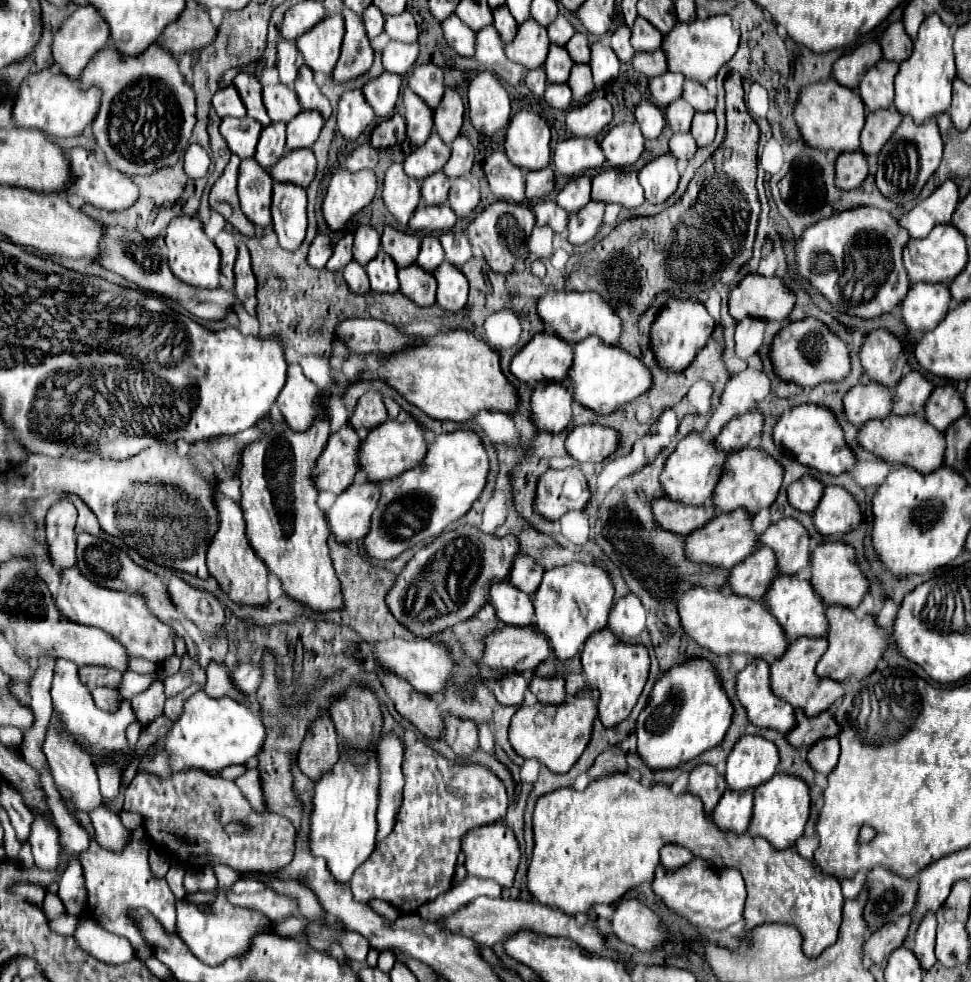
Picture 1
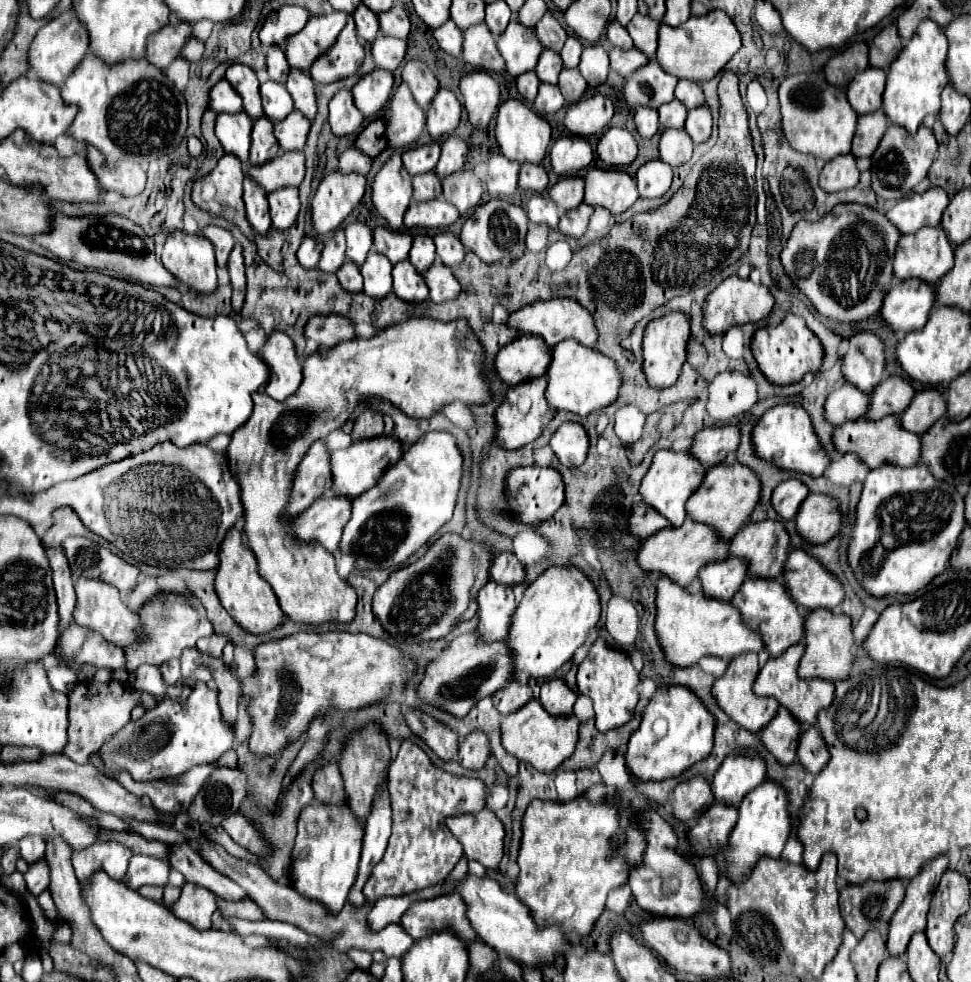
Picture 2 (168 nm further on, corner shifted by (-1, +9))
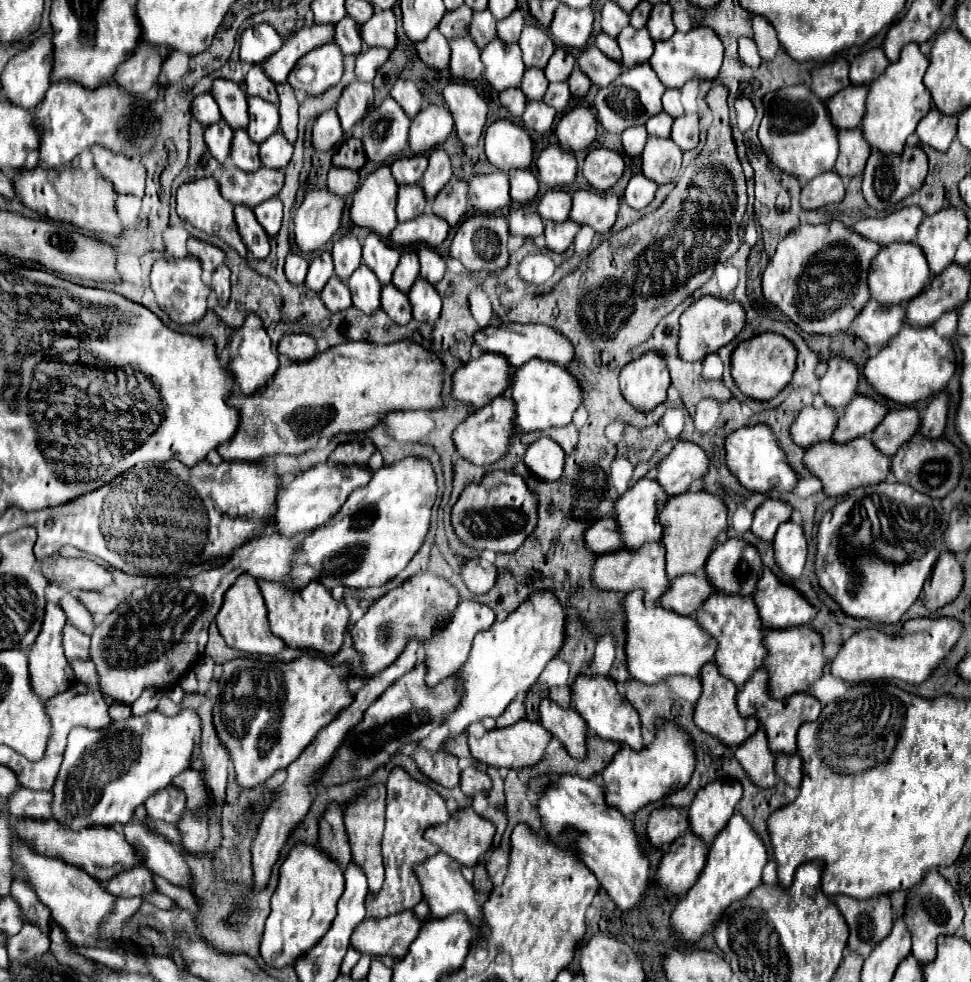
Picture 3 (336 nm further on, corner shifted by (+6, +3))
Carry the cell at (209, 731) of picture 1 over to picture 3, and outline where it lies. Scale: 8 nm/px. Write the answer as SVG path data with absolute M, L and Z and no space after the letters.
M182 709L178 715L168 717L160 711L150 711L142 717L128 717L124 721L114 721L106 729L86 729L76 727L68 735L68 747L64 753L64 763L60 767L54 785L54 819L70 829L82 829L88 825L104 827L124 827L138 805L142 805L156 791L172 785L174 777L186 771L194 759L200 757L200 717L194 709Z

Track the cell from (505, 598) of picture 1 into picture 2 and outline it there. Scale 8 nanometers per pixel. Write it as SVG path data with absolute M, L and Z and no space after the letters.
M489 581L479 595L477 601L477 635L481 643L493 643L507 637L507 629L511 625L511 615L515 611L515 597L509 585L499 585Z

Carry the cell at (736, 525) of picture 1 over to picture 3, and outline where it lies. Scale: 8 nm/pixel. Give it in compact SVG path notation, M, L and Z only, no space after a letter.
M662 541L644 543L640 549L620 549L614 553L598 555L594 565L594 585L598 589L612 589L612 591L634 591L644 589L644 601L648 605L656 605L658 599L670 589L670 579L666 575L666 549Z

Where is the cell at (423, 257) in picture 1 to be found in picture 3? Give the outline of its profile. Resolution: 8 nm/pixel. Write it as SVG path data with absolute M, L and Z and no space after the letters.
M404 251L402 257L400 257L400 263L394 271L394 277L392 277L392 283L408 293L408 289L412 287L412 283L416 281L416 277L420 275L420 261L416 257L416 251Z

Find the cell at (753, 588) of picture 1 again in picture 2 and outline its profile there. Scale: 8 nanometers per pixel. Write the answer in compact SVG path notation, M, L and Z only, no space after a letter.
M727 557L717 563L707 563L699 571L701 591L707 593L709 599L721 601L729 601L739 591L747 577L749 577L747 563L743 559L733 557Z

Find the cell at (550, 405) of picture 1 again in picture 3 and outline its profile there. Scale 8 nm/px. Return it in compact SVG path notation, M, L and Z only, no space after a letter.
M504 395L496 397L486 407L468 415L454 431L454 445L460 453L460 457L464 457L476 465L484 465L484 467L502 459L510 451L512 437L516 435L514 419L516 419L516 403L512 401L512 397L504 397Z

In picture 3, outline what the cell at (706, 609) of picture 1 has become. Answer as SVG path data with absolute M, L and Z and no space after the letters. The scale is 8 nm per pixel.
M630 591L624 599L626 609L626 655L628 655L628 671L634 679L642 683L660 683L670 675L700 675L702 665L714 661L716 641L712 635L704 633L700 623L694 617L680 615L672 609L664 609L662 605L648 607L644 603L644 591Z

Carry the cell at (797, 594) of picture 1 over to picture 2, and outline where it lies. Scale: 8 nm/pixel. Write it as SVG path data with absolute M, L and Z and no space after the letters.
M749 577L741 591L737 591L731 599L731 605L739 609L743 621L761 635L763 639L763 649L769 655L769 659L781 655L789 645L795 645L803 639L803 621L807 611L799 609L787 595L781 579L759 579L759 577Z

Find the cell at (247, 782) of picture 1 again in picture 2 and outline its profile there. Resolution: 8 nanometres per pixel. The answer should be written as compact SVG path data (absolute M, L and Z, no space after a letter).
M217 767L207 783L203 783L201 791L197 793L197 797L193 799L191 807L189 807L189 815L201 823L201 825L213 825L213 827L219 827L223 819L231 817L237 809L239 809L239 803L245 799L247 795L247 777L243 771L239 769L231 769L231 767Z

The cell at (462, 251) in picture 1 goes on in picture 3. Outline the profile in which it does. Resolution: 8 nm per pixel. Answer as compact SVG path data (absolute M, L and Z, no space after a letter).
M426 245L418 247L418 257L420 257L420 277L436 285L446 273L446 259L438 251Z

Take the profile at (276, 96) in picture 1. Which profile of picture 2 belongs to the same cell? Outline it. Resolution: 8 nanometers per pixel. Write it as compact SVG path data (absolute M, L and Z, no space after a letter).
M267 81L261 85L261 101L265 117L271 119L273 123L285 119L295 109L287 89L275 81Z

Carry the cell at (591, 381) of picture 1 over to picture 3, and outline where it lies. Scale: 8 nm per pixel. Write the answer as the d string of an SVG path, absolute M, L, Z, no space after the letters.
M538 357L514 371L512 387L506 391L506 395L510 395L516 401L516 431L520 433L544 431L550 427L566 427L572 421L574 411L584 401L582 383L576 377L572 377L572 373L566 367Z

